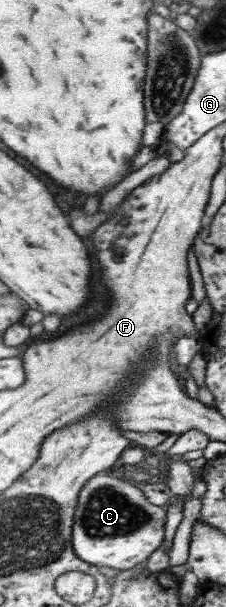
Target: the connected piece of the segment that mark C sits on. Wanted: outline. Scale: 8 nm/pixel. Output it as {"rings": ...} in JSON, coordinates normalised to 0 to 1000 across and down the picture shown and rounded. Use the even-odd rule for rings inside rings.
{"rings":[[[465,776],[407,786],[407,791],[389,792],[385,801],[350,812],[350,832],[323,867],[323,900],[336,914],[398,929],[544,941],[642,928],[726,896],[726,873],[735,873],[735,839],[655,827],[628,806],[602,804],[575,791],[558,794],[558,791],[504,787]]]}

